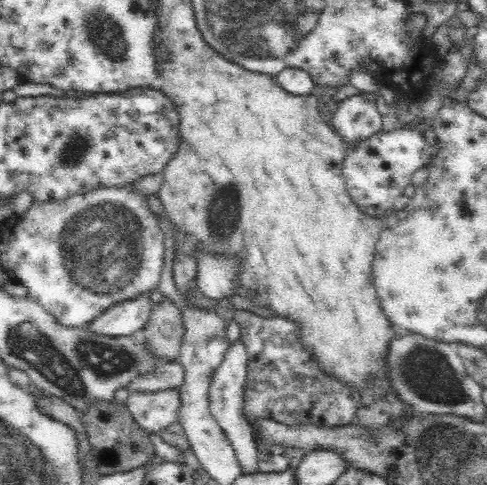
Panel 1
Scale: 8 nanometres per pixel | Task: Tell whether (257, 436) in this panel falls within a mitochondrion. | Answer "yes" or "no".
no

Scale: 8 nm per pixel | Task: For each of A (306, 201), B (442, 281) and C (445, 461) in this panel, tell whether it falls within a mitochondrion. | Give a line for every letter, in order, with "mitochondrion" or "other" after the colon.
A: other
B: other
C: mitochondrion

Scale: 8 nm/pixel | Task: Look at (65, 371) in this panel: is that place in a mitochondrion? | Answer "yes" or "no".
yes

